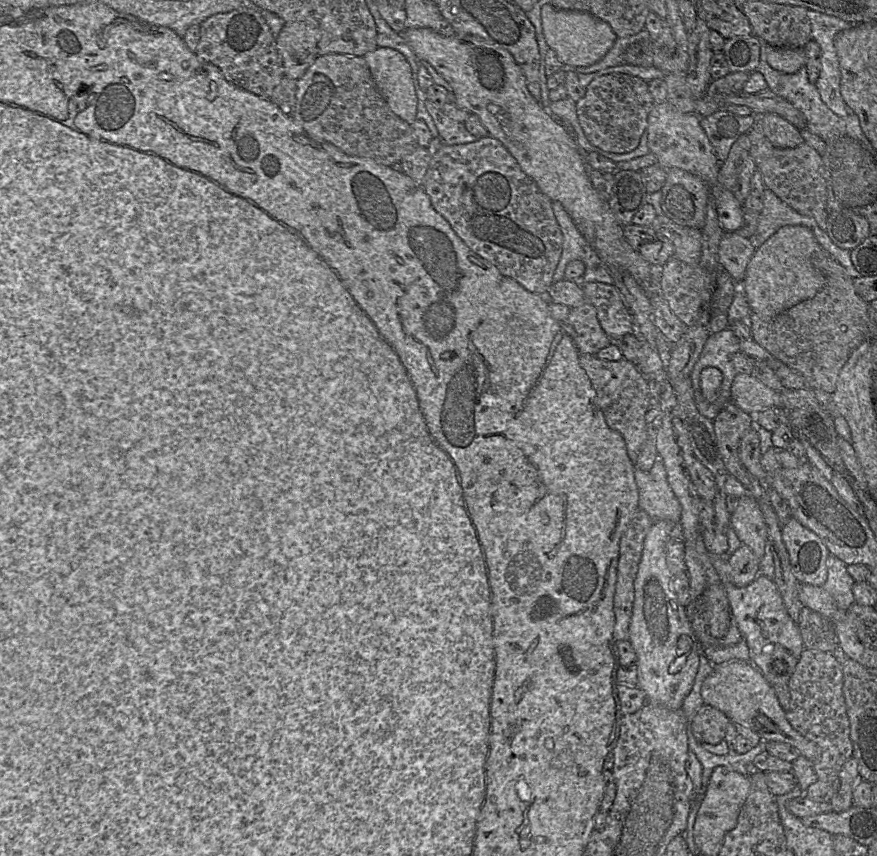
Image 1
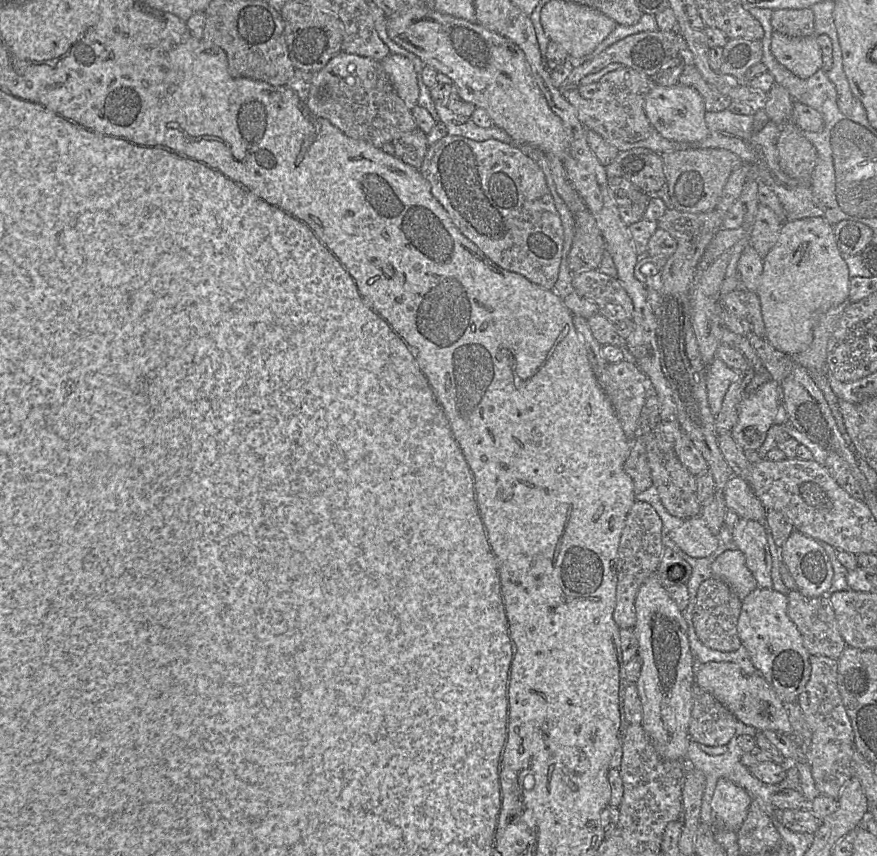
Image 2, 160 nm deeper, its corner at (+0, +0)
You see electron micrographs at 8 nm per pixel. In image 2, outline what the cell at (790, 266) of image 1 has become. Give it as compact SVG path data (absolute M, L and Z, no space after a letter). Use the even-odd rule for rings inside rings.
M822 217L785 221L777 242L763 258L763 272L756 290L765 324L765 339L788 355L805 351L813 340L813 329L820 316L849 301L850 279L848 266L837 246L834 228L830 223Z

